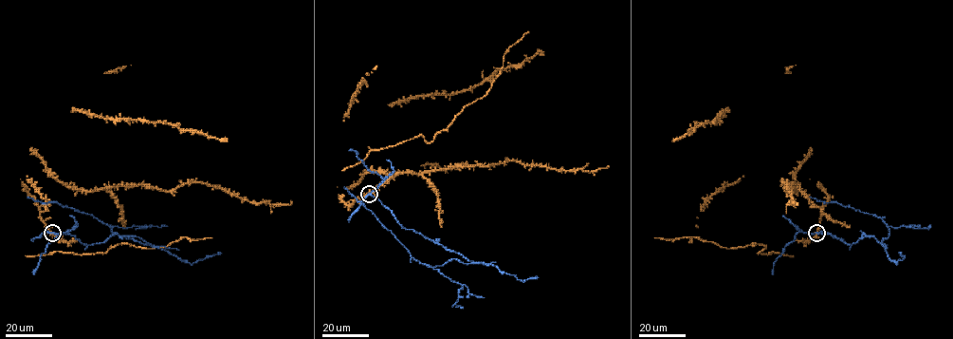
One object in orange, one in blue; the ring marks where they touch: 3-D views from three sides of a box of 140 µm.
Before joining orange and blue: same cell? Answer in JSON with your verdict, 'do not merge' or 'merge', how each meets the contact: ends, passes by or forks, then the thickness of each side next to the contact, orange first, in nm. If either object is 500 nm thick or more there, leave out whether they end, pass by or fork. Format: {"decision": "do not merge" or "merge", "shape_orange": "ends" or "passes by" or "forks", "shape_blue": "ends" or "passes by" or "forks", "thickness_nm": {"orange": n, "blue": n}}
{"decision": "do not merge", "shape_orange": "forks", "shape_blue": "forks", "thickness_nm": {"orange": 440, "blue": 440}}

